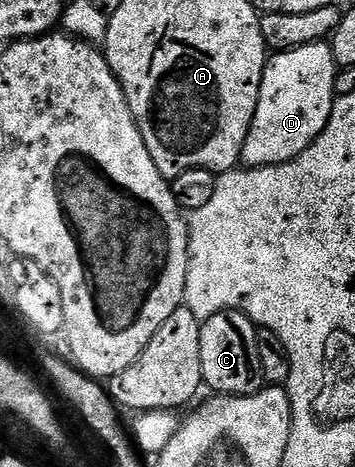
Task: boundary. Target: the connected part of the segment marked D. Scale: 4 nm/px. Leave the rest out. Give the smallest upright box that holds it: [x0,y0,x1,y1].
[242,43,337,168]

